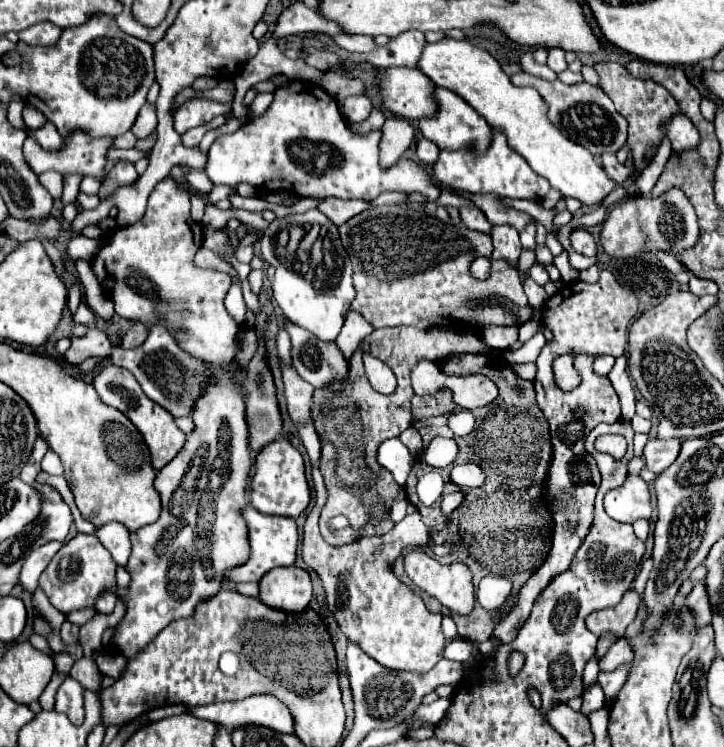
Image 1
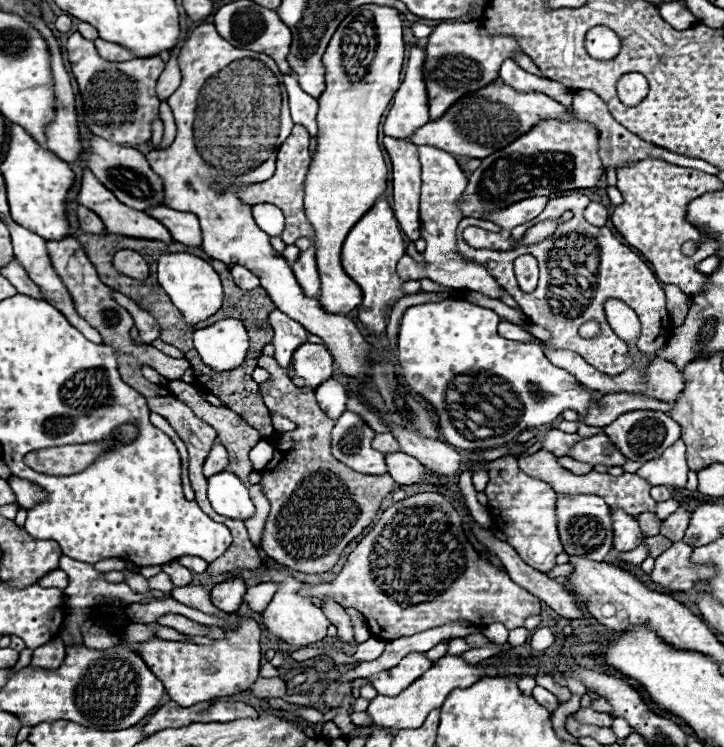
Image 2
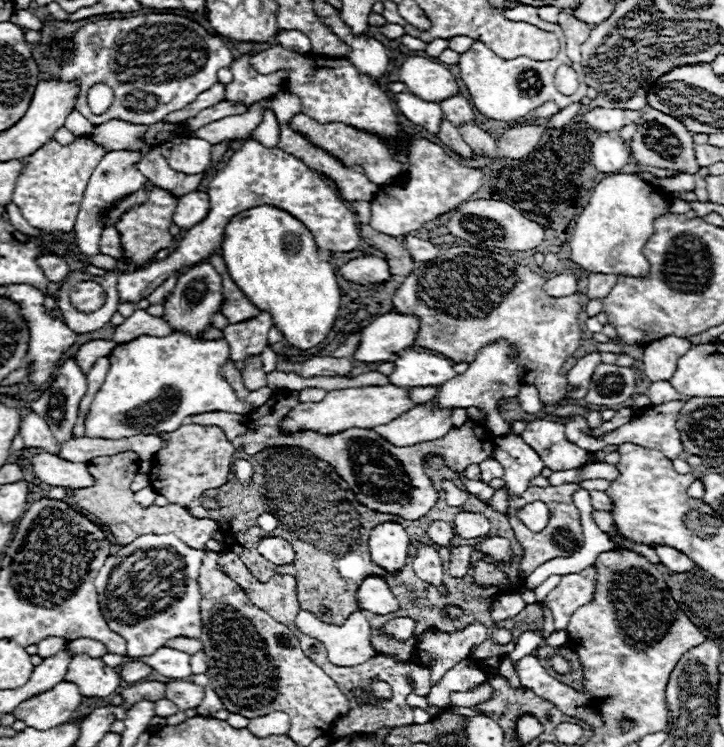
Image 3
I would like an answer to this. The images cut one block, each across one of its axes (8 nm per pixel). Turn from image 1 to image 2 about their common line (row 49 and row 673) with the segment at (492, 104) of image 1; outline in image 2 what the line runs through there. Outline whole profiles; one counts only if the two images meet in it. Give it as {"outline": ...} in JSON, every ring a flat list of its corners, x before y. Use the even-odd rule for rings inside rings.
{"outline":[[444,656,428,672,424,672,418,680,414,680,414,684,410,684,410,688,406,688,398,696,382,696,382,694,378,694,370,702,370,706,368,706,366,712,368,712,368,716,372,716,372,724,374,726,380,726,380,728,396,728,396,730,420,728,420,724,426,720,426,716,432,710,442,708,444,698,454,688,472,686,480,678,482,678,480,666,470,666,460,656]]}

